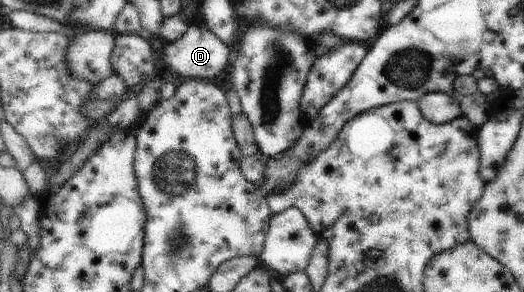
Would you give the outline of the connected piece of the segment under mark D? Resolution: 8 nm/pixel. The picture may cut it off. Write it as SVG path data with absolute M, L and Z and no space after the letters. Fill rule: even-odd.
M202 23L191 25L177 43L169 43L163 49L167 69L183 77L211 79L229 67L231 58L229 46Z

